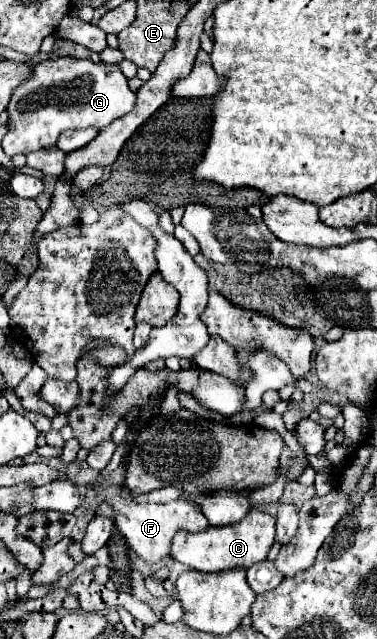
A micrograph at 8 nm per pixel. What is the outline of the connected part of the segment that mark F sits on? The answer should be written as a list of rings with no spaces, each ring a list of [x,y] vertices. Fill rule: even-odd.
[[[110,483],[106,487],[102,487],[104,493],[104,501],[108,501],[114,511],[116,511],[116,527],[120,529],[120,533],[126,537],[128,547],[146,563],[158,563],[170,557],[170,545],[172,539],[178,531],[188,531],[188,533],[198,533],[204,531],[206,527],[210,527],[208,519],[204,517],[202,511],[198,511],[194,505],[190,505],[184,499],[174,501],[174,505],[138,505],[134,501],[122,499],[122,487]]]

